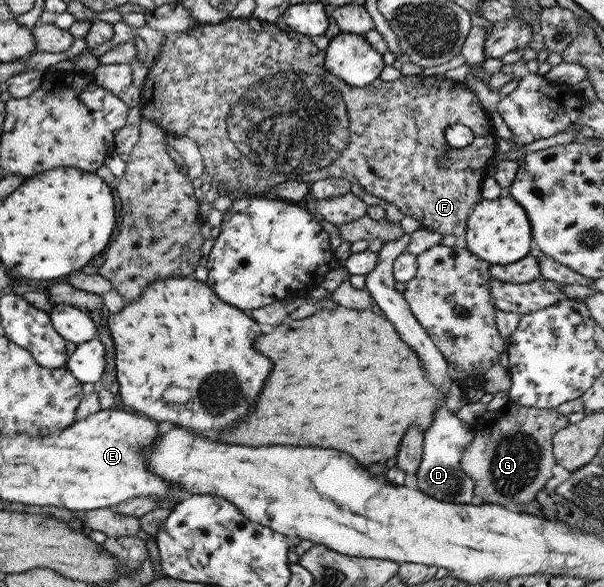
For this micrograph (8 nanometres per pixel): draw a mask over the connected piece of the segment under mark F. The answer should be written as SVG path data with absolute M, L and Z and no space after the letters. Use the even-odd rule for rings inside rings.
M251 16L237 19L226 17L225 20L216 24L196 24L182 32L168 33L165 36L165 42L160 44L158 56L154 58L152 66L148 69L142 90L138 98L140 118L150 124L156 124L168 136L184 136L193 140L203 158L204 172L212 177L213 185L224 184L228 192L238 190L238 192L243 192L243 195L268 197L270 188L286 181L310 184L328 177L346 179L351 184L358 184L365 193L384 201L384 205L393 204L403 213L403 216L415 218L420 228L438 233L442 237L456 236L459 241L466 228L467 216L471 213L473 206L481 200L480 188L488 175L488 167L493 164L497 149L498 137L490 122L490 113L478 104L472 92L468 92L461 82L450 80L442 75L417 75L400 76L393 82L376 79L370 85L352 87L324 69L324 52L314 45L312 38L294 31L285 33L278 23L269 23ZM453 124L461 124L472 131L474 139L470 144L462 148L452 148L446 143L444 130ZM442 157L446 157L451 164L439 166L439 160Z

